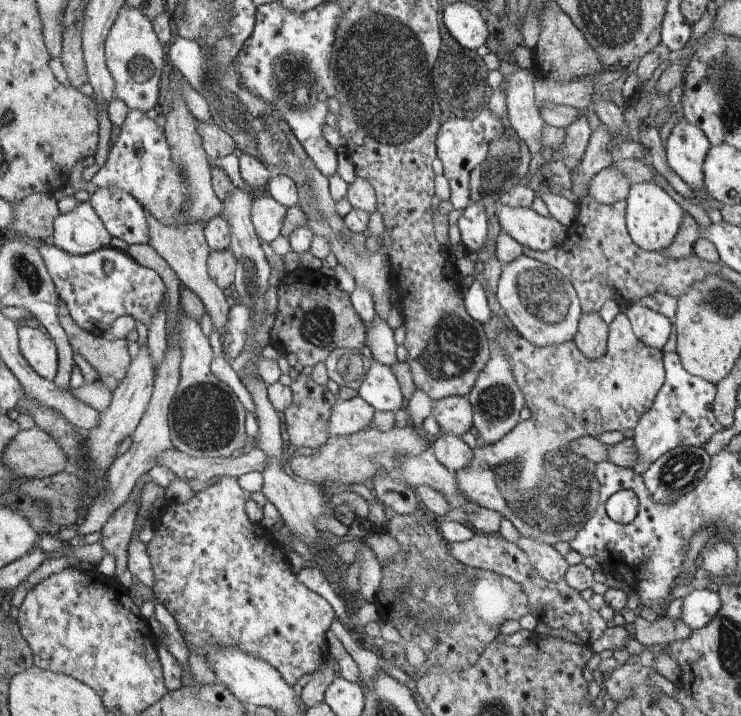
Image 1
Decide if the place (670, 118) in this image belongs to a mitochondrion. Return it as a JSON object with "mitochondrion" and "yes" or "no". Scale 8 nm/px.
{"mitochondrion":"no"}

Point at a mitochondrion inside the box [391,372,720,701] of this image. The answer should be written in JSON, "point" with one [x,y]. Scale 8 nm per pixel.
{"point":[548,492]}

